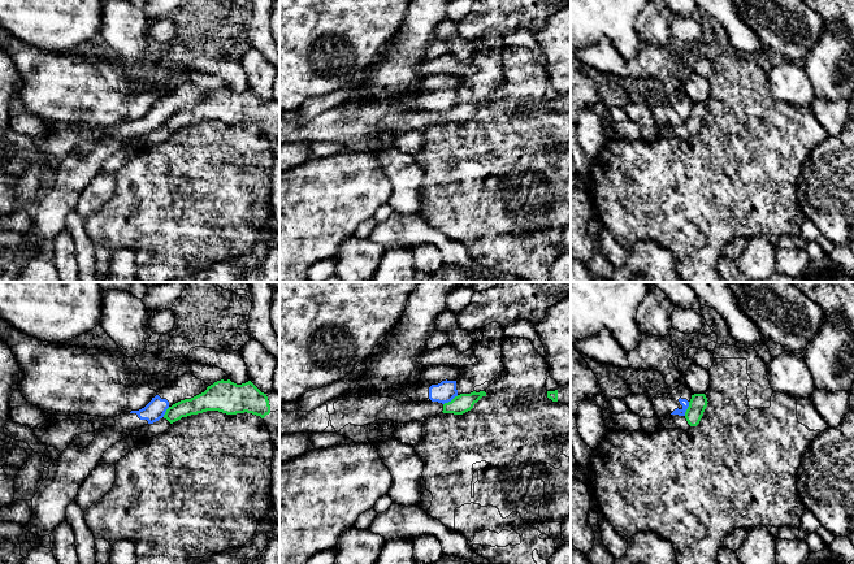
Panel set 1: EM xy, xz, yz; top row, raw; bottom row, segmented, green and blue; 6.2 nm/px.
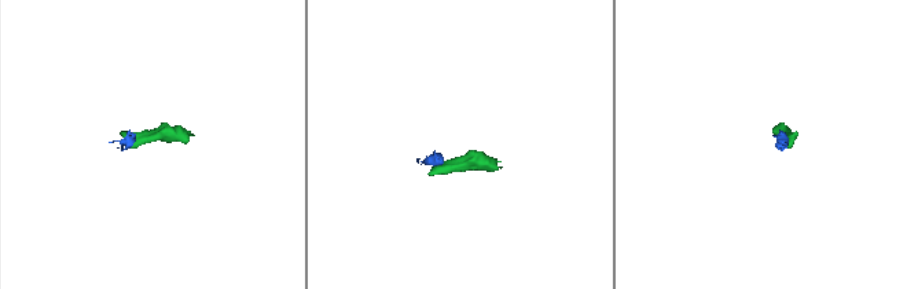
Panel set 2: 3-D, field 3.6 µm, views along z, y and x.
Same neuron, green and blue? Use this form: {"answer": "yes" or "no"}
{"answer": "no"}

